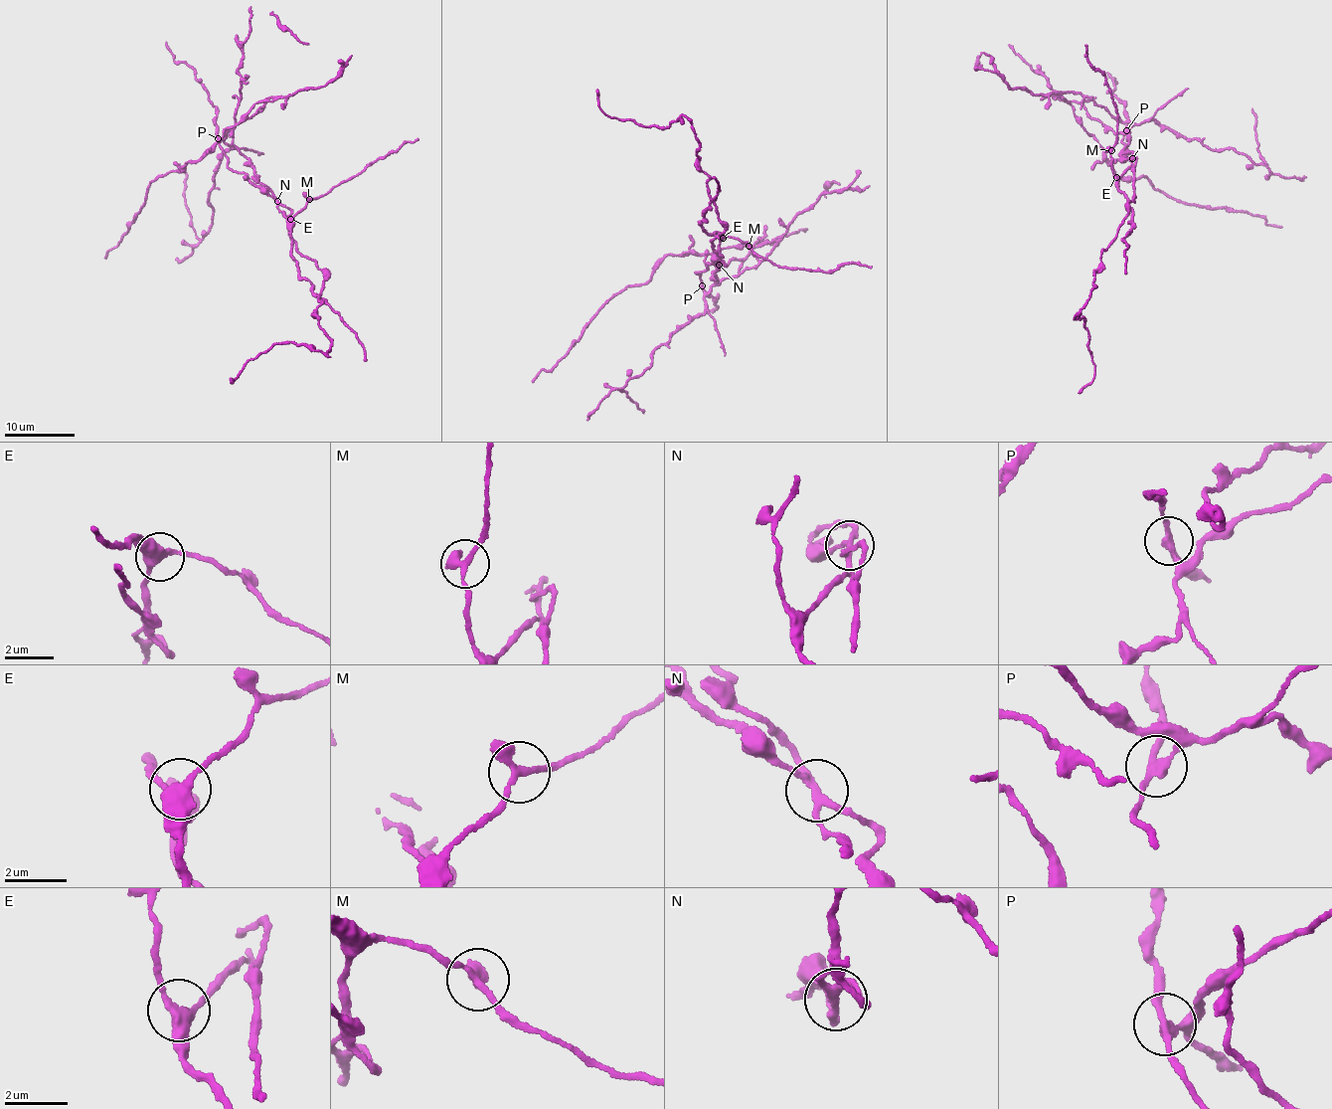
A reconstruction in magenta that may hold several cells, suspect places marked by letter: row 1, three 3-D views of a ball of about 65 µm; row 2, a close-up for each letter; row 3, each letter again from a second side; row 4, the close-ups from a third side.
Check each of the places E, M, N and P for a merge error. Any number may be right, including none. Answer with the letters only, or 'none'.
N, P

